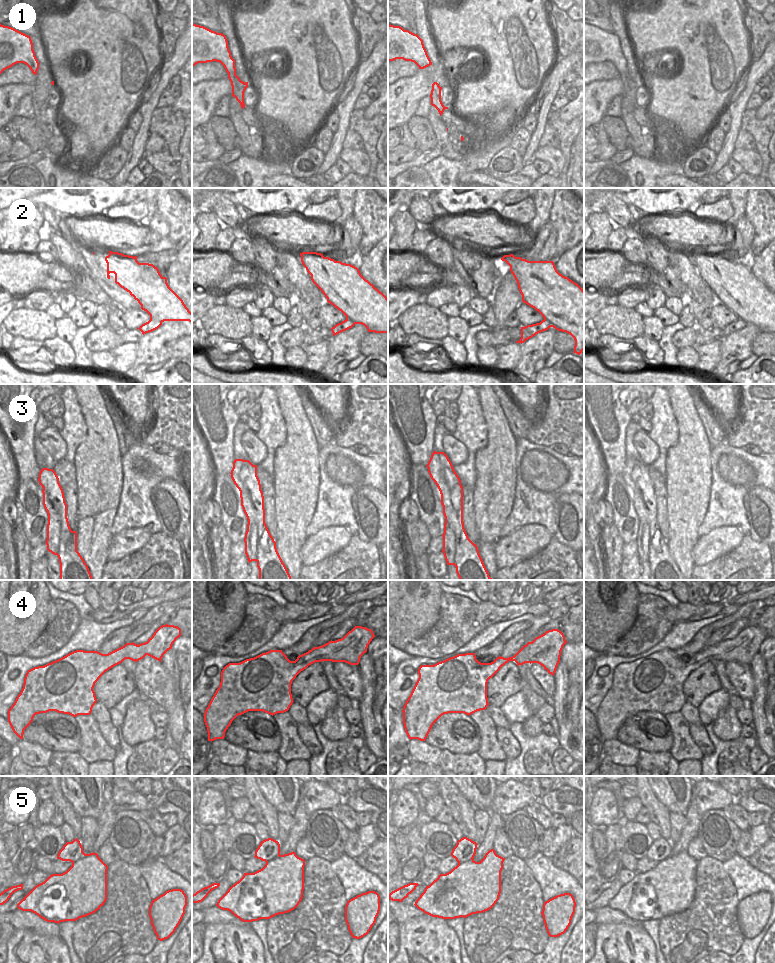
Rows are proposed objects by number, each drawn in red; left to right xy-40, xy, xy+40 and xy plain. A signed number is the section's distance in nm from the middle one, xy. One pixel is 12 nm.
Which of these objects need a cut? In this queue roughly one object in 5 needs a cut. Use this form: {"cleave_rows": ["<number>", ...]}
{"cleave_rows": ["2", "3"]}

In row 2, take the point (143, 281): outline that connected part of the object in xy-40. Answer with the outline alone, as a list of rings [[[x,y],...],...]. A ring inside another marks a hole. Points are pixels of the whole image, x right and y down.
[[[109,251],[105,257],[107,278],[115,274],[115,283],[130,293],[150,317],[164,321],[189,321],[192,313],[169,287],[167,278],[153,264],[139,263],[137,256]]]

